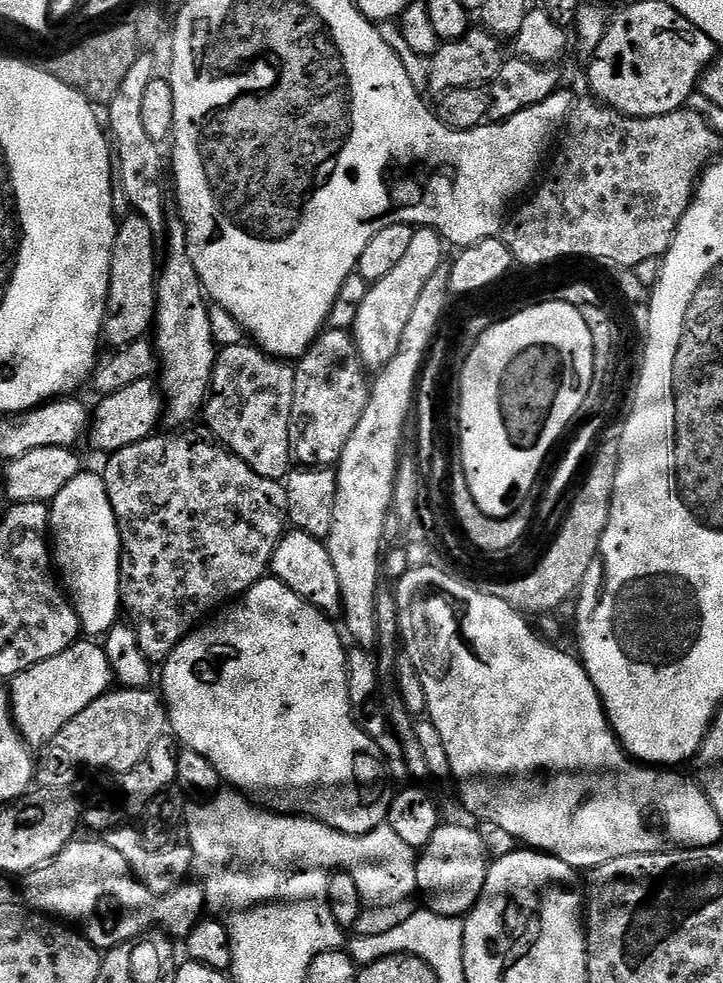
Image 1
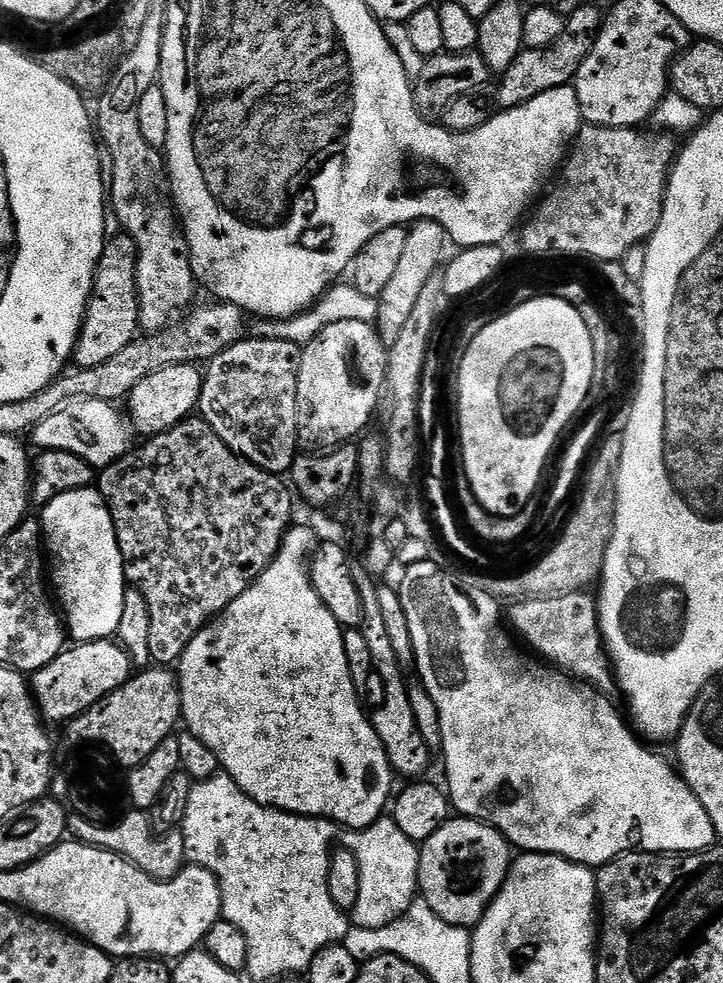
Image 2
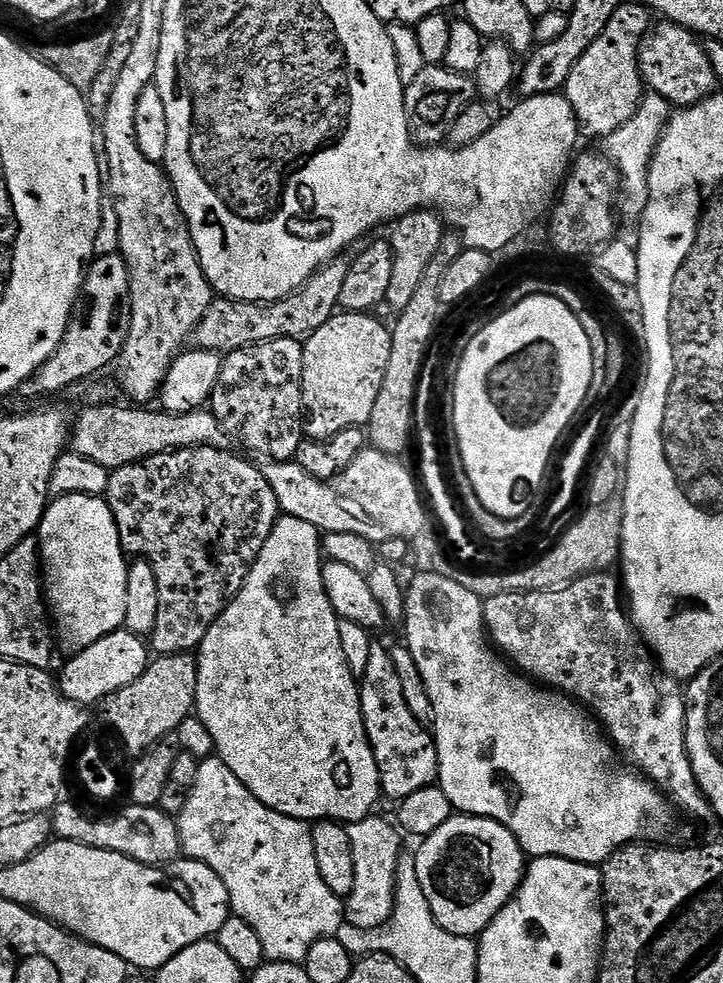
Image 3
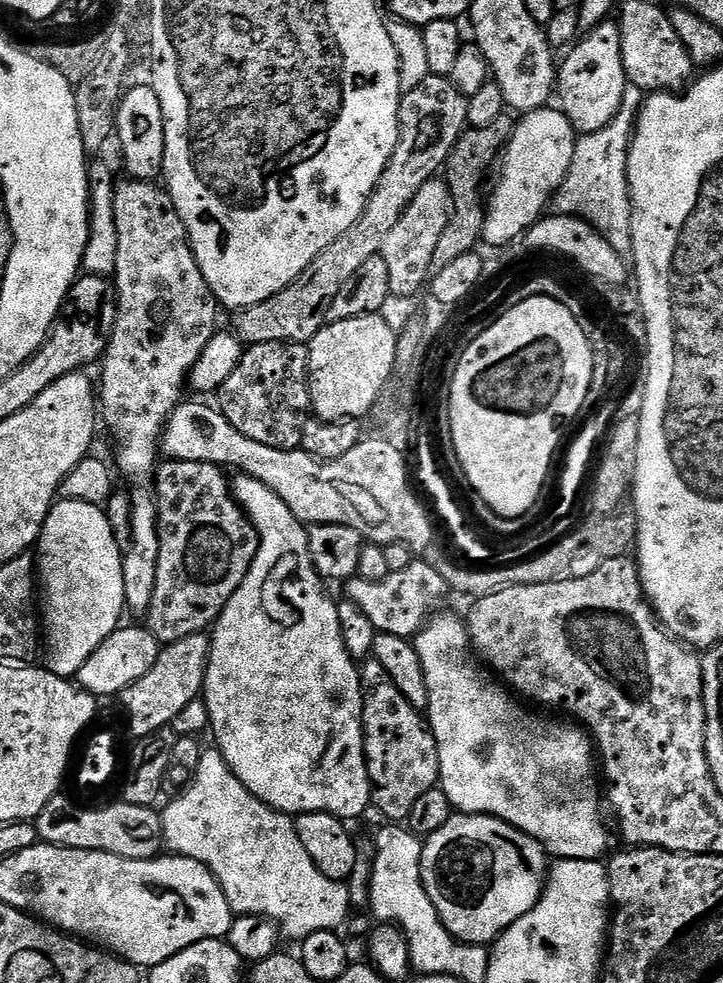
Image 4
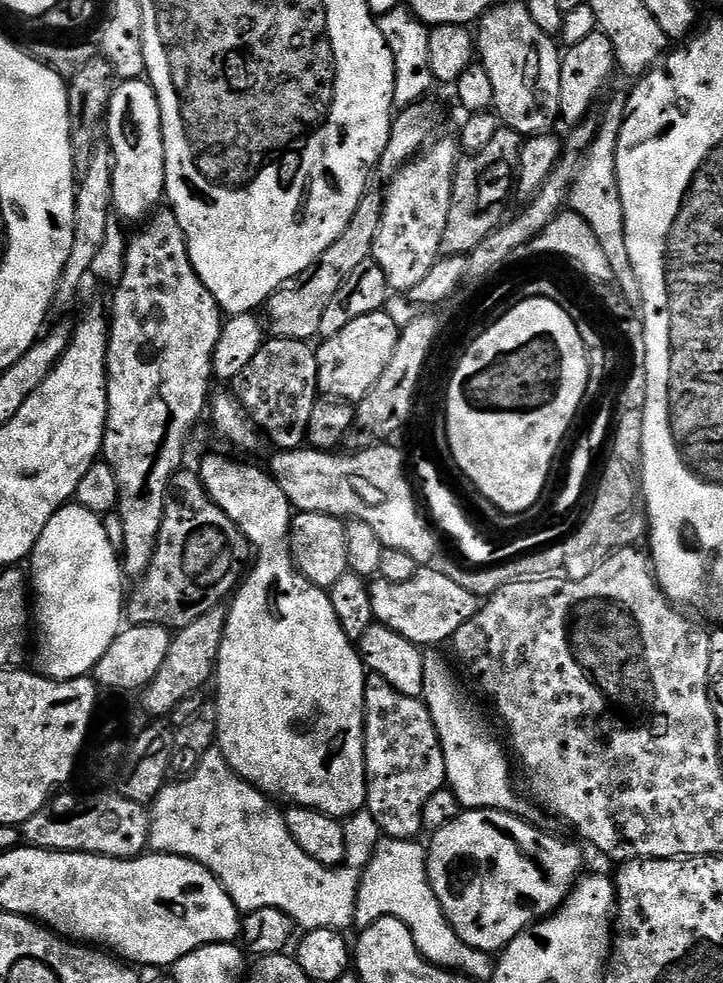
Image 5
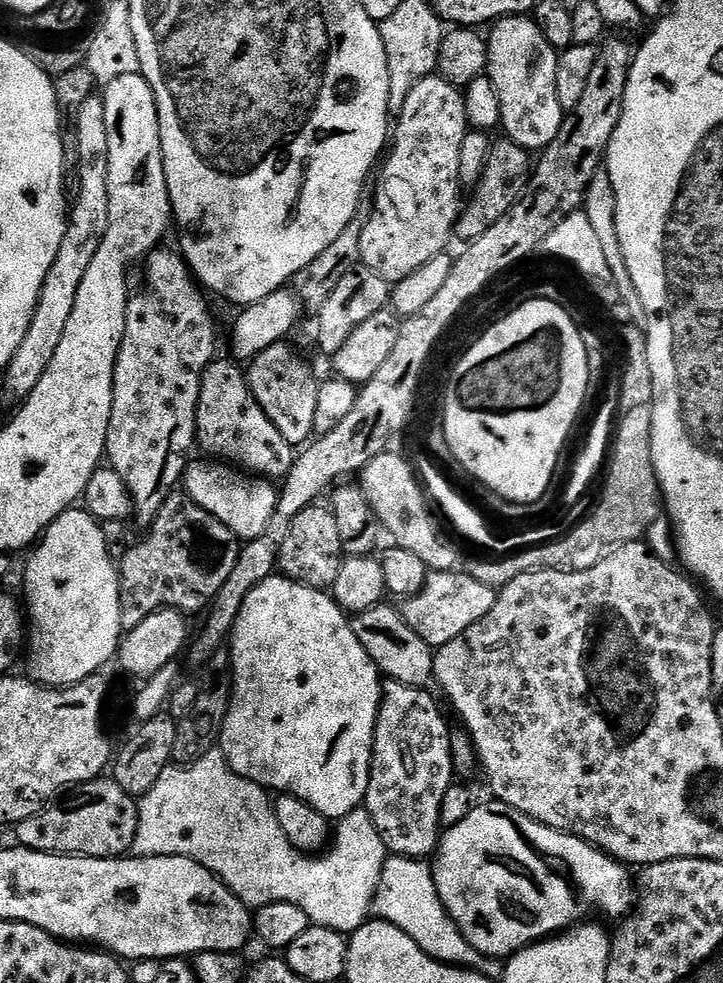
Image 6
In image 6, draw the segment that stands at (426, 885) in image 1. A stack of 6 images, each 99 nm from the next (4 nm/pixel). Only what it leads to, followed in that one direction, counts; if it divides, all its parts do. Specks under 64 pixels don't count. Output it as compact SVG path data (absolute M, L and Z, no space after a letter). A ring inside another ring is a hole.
M477 803L470 814L458 822L458 826L447 829L441 835L434 853L436 864L431 865L432 877L444 908L474 950L486 958L507 958L529 944L546 940L587 921L591 912L600 911L604 916L615 918L629 915L634 904L634 880L628 877L629 869L619 860L613 860L608 853L593 848L577 836L539 824L510 806L491 803Z

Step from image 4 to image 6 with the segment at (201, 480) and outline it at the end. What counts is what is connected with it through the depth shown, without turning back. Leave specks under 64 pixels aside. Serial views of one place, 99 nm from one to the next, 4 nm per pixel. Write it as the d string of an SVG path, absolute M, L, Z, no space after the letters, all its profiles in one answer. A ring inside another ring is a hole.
M173 491L166 498L162 510L157 514L156 521L147 529L141 544L136 544L118 564L120 573L120 626L125 633L134 630L150 614L163 608L175 608L185 614L203 613L216 599L218 590L230 578L230 570L234 570L234 562L238 562L241 541L214 514L210 514L202 506L198 506L183 491Z

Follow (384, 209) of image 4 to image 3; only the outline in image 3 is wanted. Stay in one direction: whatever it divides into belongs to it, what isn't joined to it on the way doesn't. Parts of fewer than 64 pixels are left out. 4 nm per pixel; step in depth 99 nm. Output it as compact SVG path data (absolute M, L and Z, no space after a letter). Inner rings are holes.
M429 64L407 84L404 90L404 109L412 139L420 146L440 146L447 141L450 126L477 99L476 82L471 75L455 72L438 64ZM344 258L323 264L297 292L281 300L271 300L268 304L252 304L249 300L213 299L212 305L192 331L191 343L202 350L227 354L267 340L307 338L314 330L318 330L318 326L335 316L340 308L348 265L349 261Z

